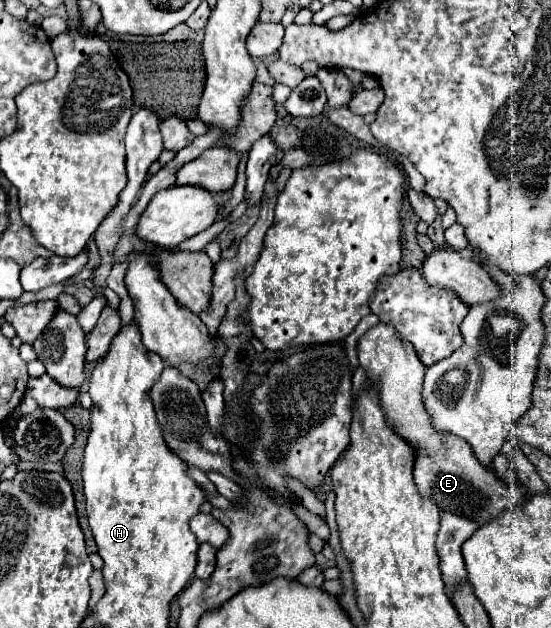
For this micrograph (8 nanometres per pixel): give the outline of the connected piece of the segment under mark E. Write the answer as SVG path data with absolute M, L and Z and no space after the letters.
M378 323L370 327L358 341L358 359L366 369L366 377L372 385L378 387L382 397L382 407L386 411L388 423L396 433L412 441L418 449L414 481L418 491L424 497L432 497L442 511L460 513L474 519L478 525L488 523L502 509L508 509L512 503L524 501L524 493L512 489L504 483L494 471L482 467L474 457L470 445L460 437L442 437L432 429L432 417L422 405L422 381L424 381L424 363L416 357L410 341L404 341L396 329L388 323Z

